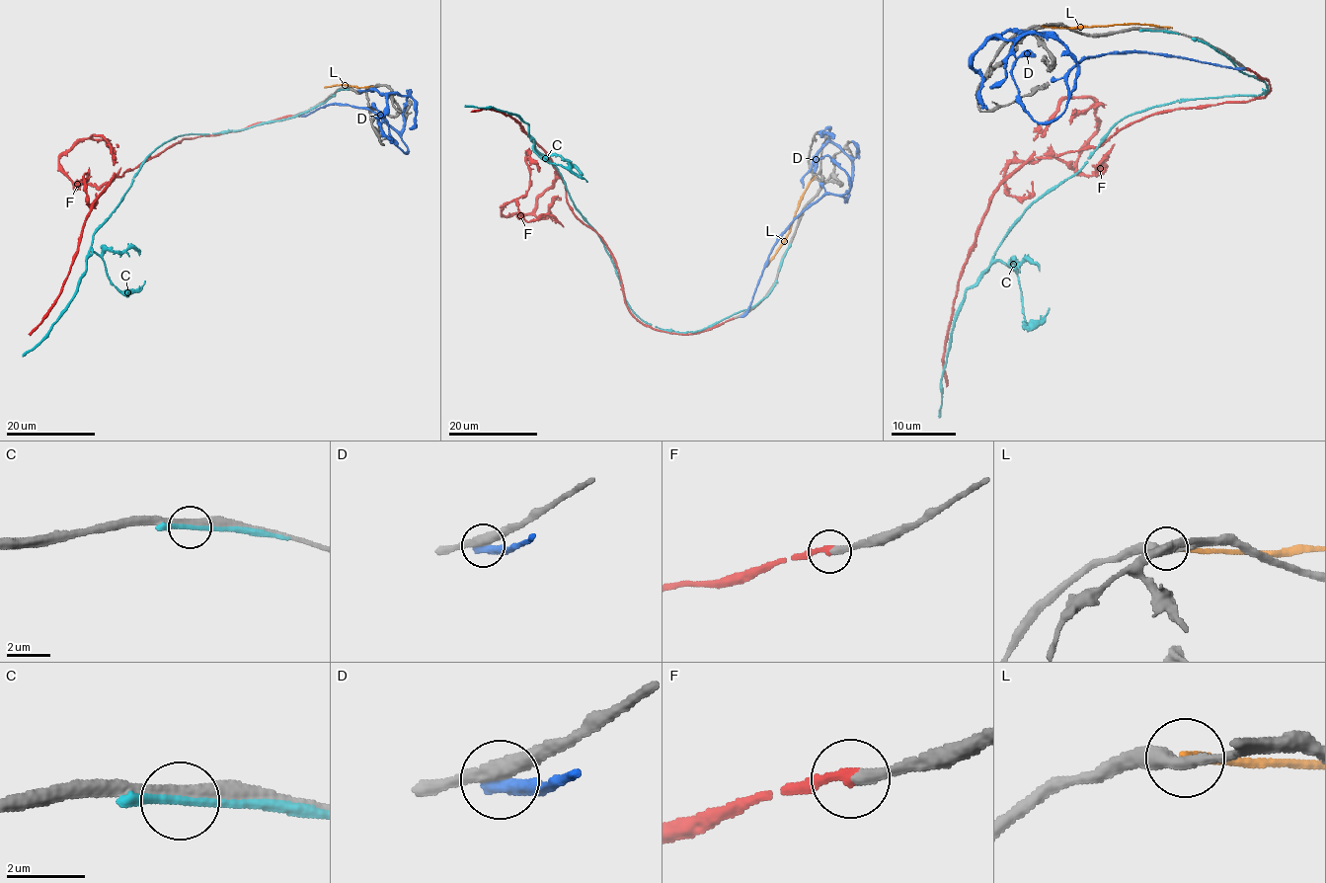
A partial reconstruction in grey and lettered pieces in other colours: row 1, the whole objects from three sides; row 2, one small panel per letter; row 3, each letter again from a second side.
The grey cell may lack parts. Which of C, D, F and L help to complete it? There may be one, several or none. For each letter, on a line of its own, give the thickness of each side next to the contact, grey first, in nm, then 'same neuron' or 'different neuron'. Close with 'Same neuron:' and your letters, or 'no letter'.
C: calibres 300 and 200 nm; different neuron
D: calibres 400 and 480 nm; different neuron
F: calibres 280 and 280 nm; same neuron
L: calibres 400 and 240 nm; different neuron
Same neuron: F

